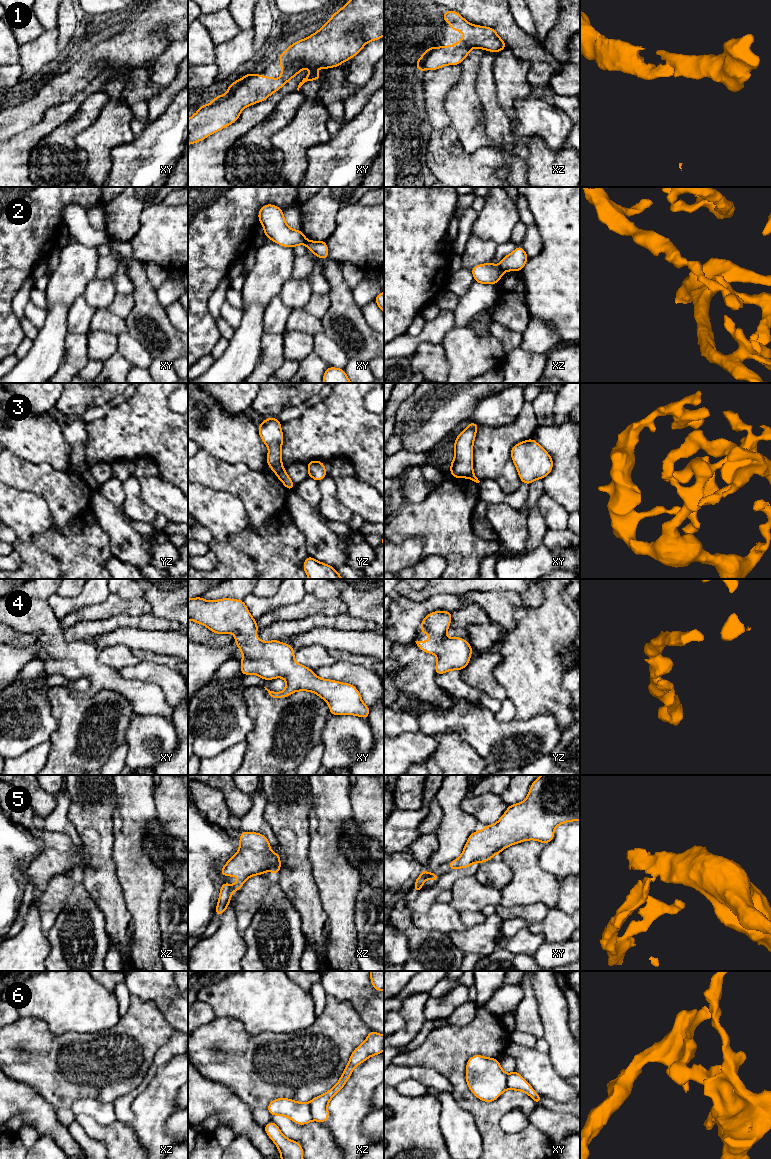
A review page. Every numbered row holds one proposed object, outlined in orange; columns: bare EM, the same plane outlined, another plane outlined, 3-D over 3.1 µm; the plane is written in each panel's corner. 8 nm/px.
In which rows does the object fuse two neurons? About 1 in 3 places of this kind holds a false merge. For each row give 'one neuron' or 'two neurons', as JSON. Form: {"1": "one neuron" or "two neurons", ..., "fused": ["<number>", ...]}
{"1": "one neuron", "2": "two neurons", "3": "two neurons", "4": "one neuron", "5": "two neurons", "6": "two neurons", "fused": ["2", "3", "5", "6"]}

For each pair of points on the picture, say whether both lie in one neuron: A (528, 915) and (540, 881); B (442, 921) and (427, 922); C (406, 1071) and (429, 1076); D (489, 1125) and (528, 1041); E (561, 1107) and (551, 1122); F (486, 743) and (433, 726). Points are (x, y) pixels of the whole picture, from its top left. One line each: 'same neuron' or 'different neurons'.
A: different neurons
B: same neuron
C: same neuron
D: different neurons
E: different neurons
F: same neuron

